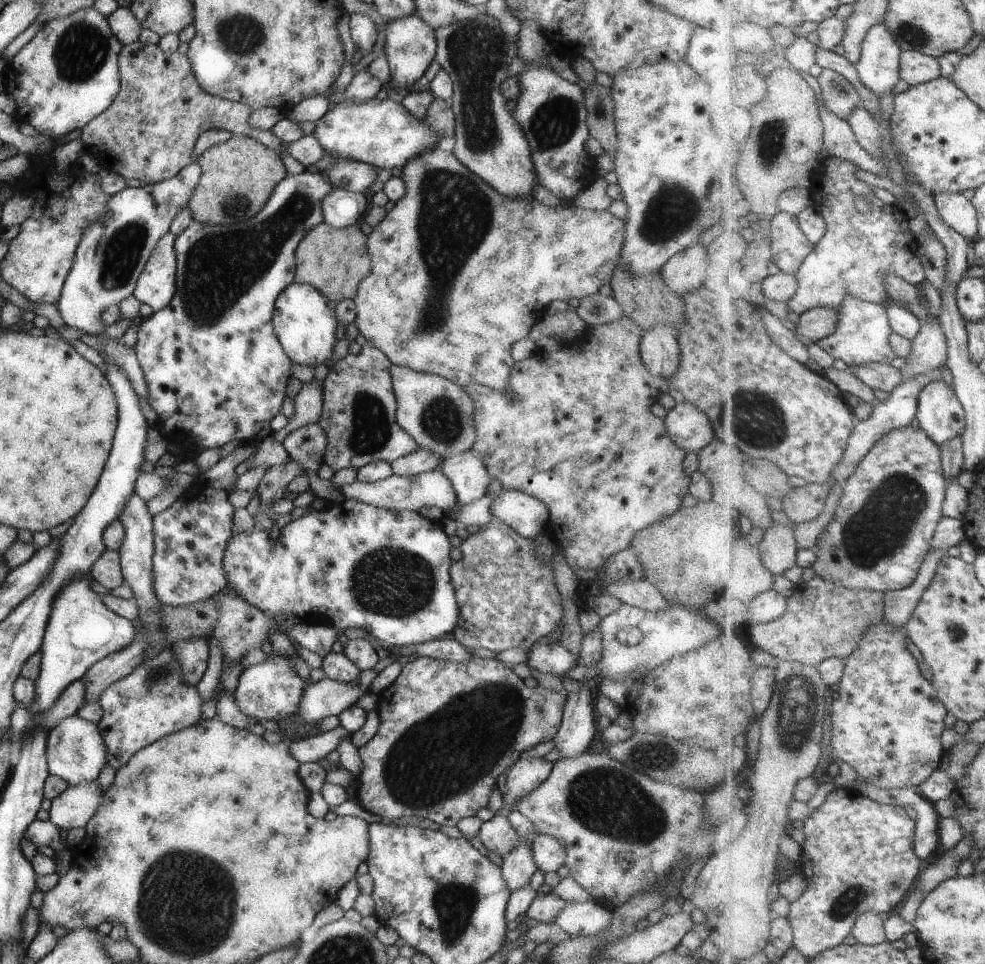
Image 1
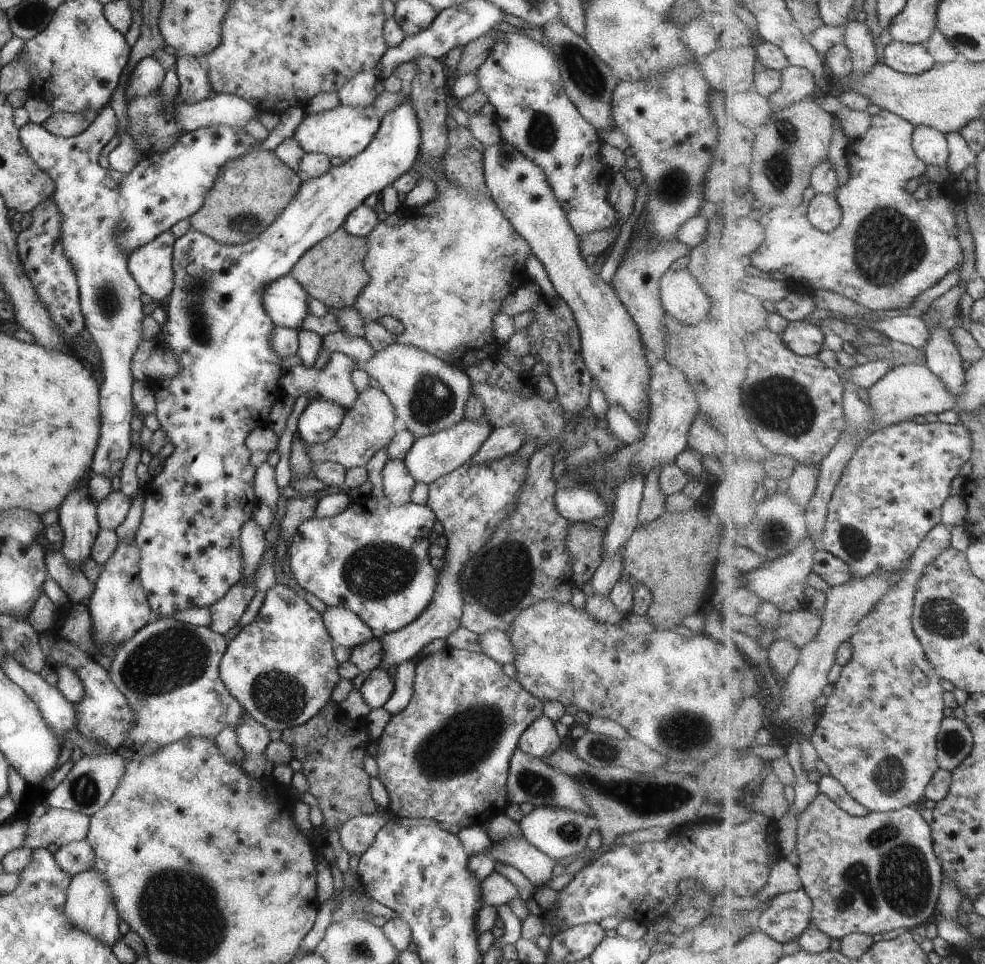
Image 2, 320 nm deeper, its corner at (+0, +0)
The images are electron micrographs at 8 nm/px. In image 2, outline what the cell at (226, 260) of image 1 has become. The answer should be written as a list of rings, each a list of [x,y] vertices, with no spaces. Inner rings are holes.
[[[408,96],[405,101],[383,115],[373,139],[370,140],[369,144],[367,144],[366,148],[360,154],[346,159],[341,166],[330,166],[325,174],[304,179],[299,184],[299,188],[297,188],[295,194],[293,194],[293,198],[279,212],[279,216],[267,228],[263,228],[255,238],[251,238],[249,242],[233,245],[220,244],[213,240],[213,238],[208,238],[192,230],[191,227],[183,236],[173,242],[171,254],[171,266],[173,270],[173,279],[171,282],[173,289],[169,292],[169,295],[162,304],[166,320],[160,326],[159,334],[163,336],[163,344],[175,354],[175,358],[177,358],[177,362],[179,362],[181,368],[179,368],[179,372],[173,378],[165,378],[165,380],[157,380],[156,382],[151,379],[144,380],[146,384],[150,385],[153,391],[153,398],[155,398],[154,414],[158,421],[158,427],[165,432],[165,440],[172,443],[173,453],[170,455],[171,462],[169,462],[169,456],[167,456],[161,466],[161,472],[151,477],[149,486],[144,488],[142,492],[143,505],[141,519],[134,536],[137,550],[139,550],[139,562],[137,562],[139,570],[138,576],[150,612],[154,616],[167,617],[169,614],[175,614],[179,610],[186,610],[190,607],[209,607],[211,604],[217,602],[217,600],[220,600],[223,594],[226,594],[227,590],[230,590],[231,586],[237,583],[239,574],[241,574],[239,530],[251,518],[253,509],[259,505],[252,488],[255,468],[250,466],[249,457],[251,452],[243,446],[243,440],[245,440],[249,431],[258,427],[267,427],[271,406],[275,402],[279,402],[279,400],[285,398],[283,390],[279,387],[279,376],[284,373],[280,368],[282,358],[271,350],[271,334],[273,334],[274,325],[269,319],[269,316],[265,314],[265,308],[263,307],[263,302],[261,302],[261,298],[263,298],[261,294],[265,292],[263,288],[267,284],[275,282],[275,278],[289,275],[295,262],[303,256],[303,252],[307,252],[307,250],[311,249],[311,246],[314,246],[317,242],[320,242],[323,238],[335,232],[337,228],[342,227],[345,218],[347,218],[347,214],[350,214],[359,204],[362,204],[370,194],[379,193],[385,186],[391,185],[397,176],[401,176],[403,172],[409,171],[413,160],[415,160],[415,156],[417,156],[419,144],[419,124],[417,123],[415,110],[413,110],[411,100]]]

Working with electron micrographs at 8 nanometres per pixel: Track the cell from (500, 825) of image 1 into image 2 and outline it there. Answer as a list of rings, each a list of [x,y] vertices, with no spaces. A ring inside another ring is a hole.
[[[505,836],[503,840],[491,842],[489,848],[481,854],[471,854],[467,862],[467,870],[475,874],[479,881],[494,872],[495,864],[499,862],[517,869],[536,887],[551,878],[555,862],[549,859],[541,850],[536,850],[523,836]]]

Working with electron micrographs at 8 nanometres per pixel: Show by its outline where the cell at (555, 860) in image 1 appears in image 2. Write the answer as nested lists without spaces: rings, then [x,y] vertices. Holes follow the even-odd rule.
[[[539,806],[525,814],[517,824],[521,835],[535,846],[536,850],[541,850],[549,859],[555,861],[573,856],[586,848],[586,840],[593,829],[594,821],[593,818],[577,814],[573,810]]]

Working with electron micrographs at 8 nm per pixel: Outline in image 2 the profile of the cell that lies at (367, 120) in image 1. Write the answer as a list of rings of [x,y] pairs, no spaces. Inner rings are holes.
[[[373,101],[367,106],[344,106],[340,104],[323,110],[318,114],[305,114],[299,126],[295,128],[292,138],[301,146],[304,153],[320,153],[327,158],[340,157],[349,159],[360,154],[373,139],[380,120],[377,116]]]

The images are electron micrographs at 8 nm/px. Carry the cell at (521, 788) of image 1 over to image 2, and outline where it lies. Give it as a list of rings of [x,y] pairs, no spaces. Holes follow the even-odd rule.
[[[539,716],[527,726],[527,730],[523,730],[516,743],[516,749],[529,757],[543,760],[545,756],[553,754],[560,744],[561,739],[557,736],[554,722],[545,716]]]

